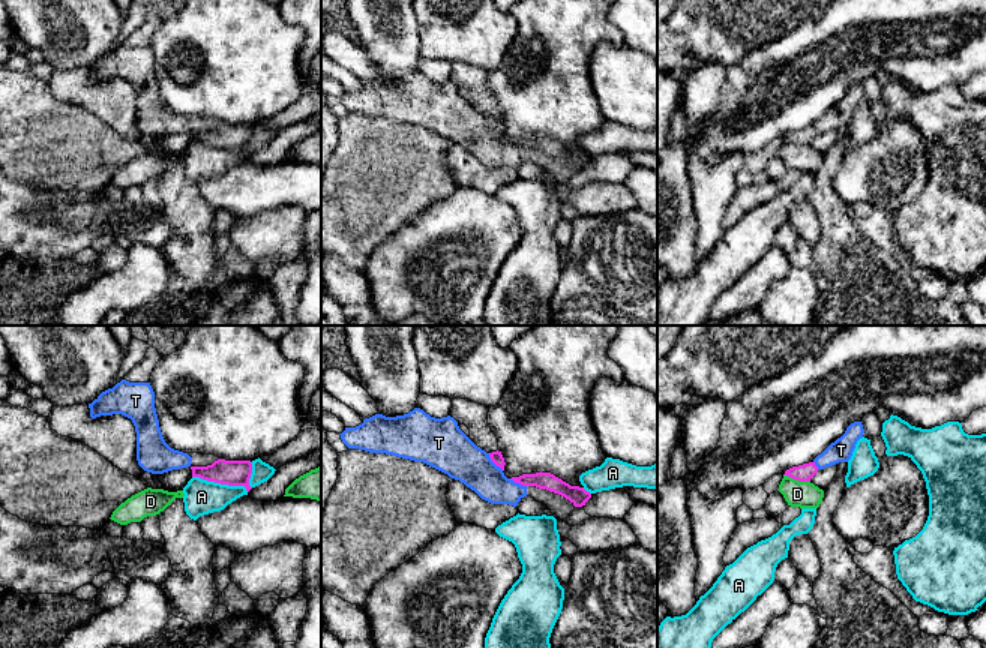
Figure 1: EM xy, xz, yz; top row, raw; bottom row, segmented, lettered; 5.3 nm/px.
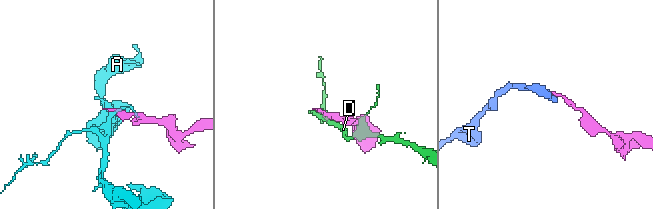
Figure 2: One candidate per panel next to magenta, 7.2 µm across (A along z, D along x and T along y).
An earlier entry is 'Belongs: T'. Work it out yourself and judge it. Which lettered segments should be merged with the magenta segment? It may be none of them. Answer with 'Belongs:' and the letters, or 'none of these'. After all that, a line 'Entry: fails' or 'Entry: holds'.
Belongs: T
Entry: holds

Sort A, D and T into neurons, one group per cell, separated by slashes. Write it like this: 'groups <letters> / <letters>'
groups A / D / T

